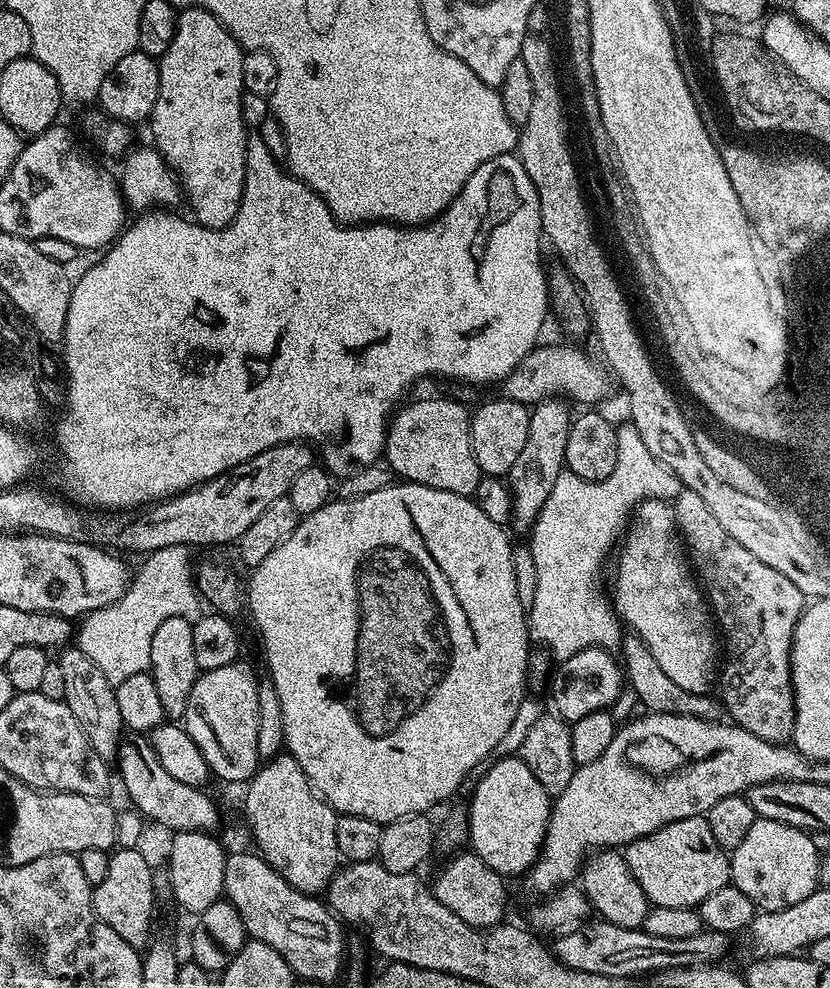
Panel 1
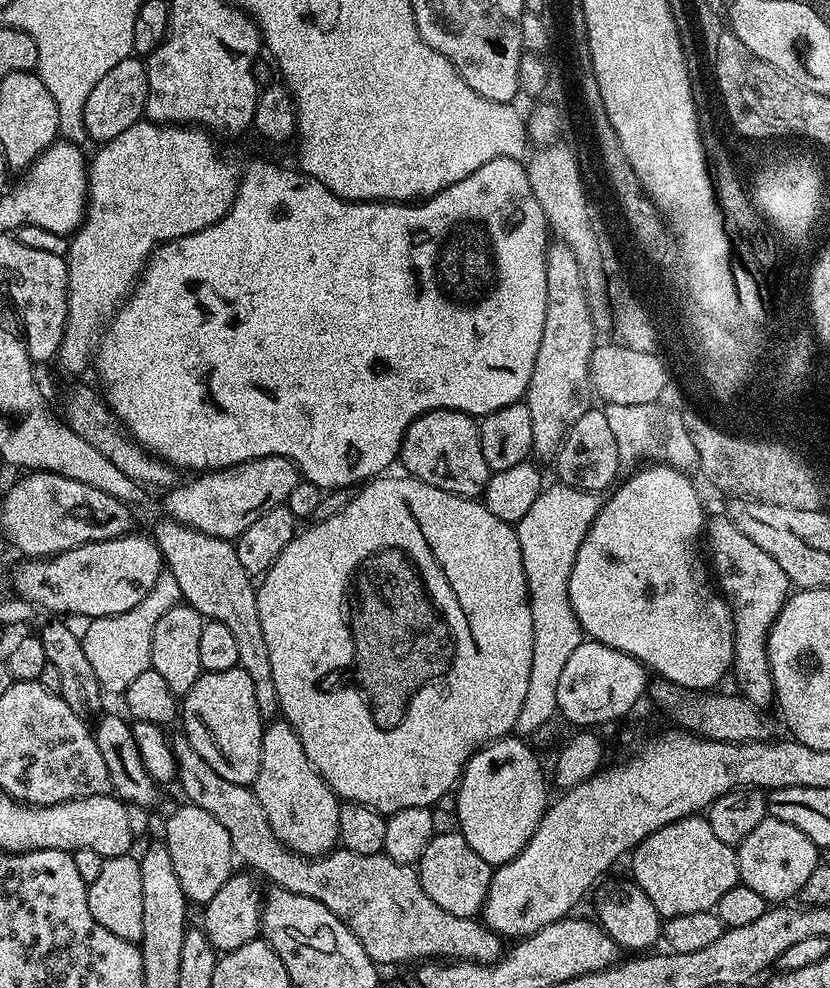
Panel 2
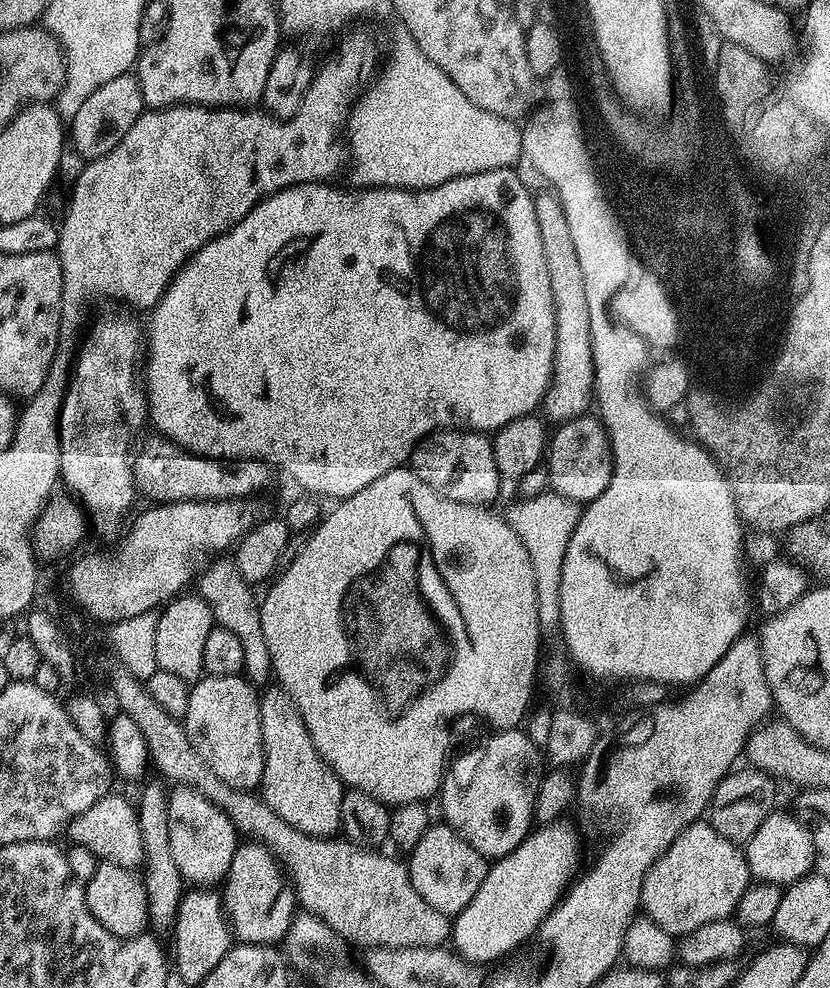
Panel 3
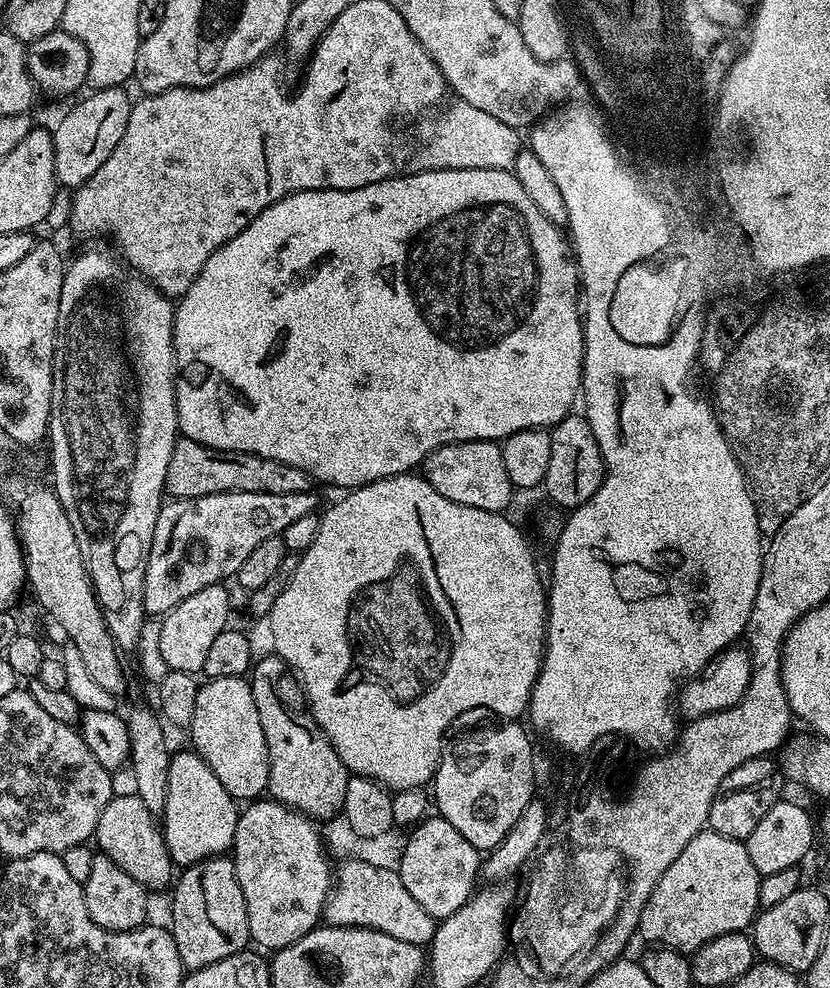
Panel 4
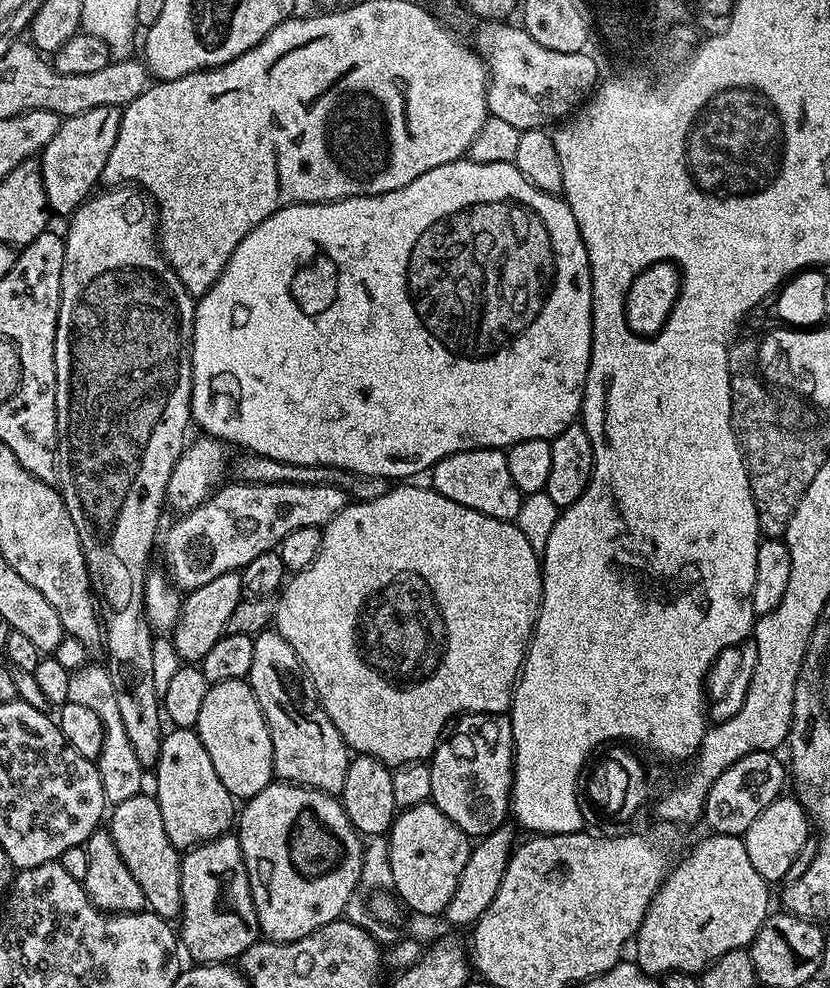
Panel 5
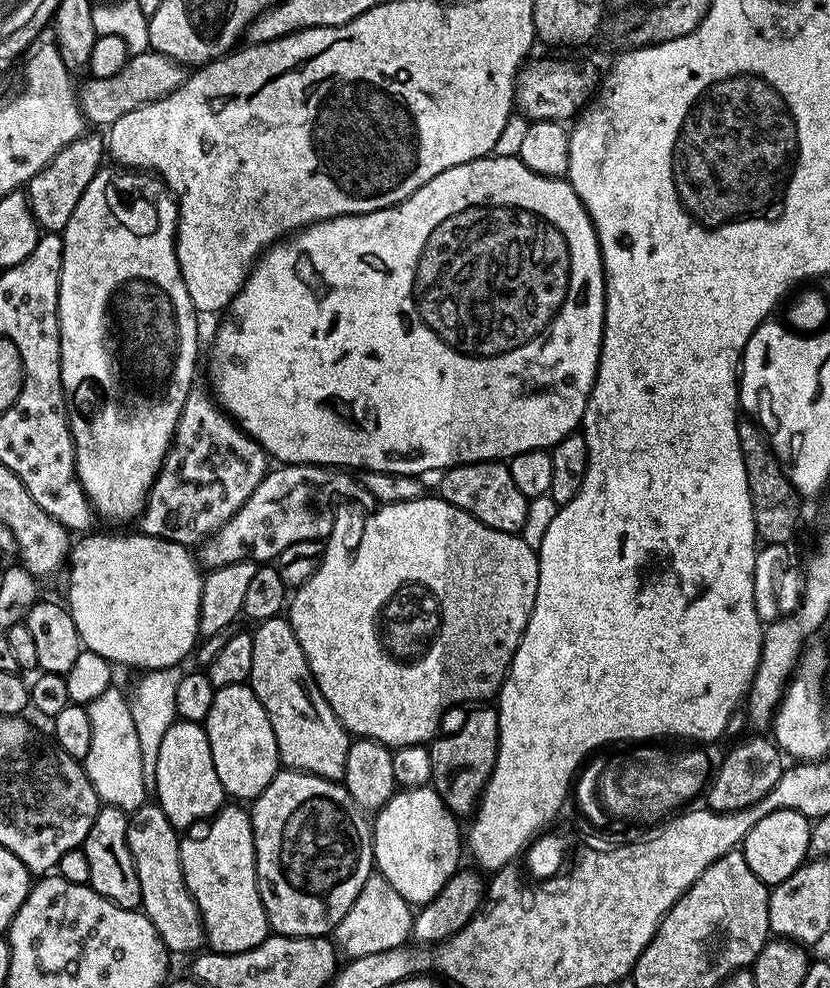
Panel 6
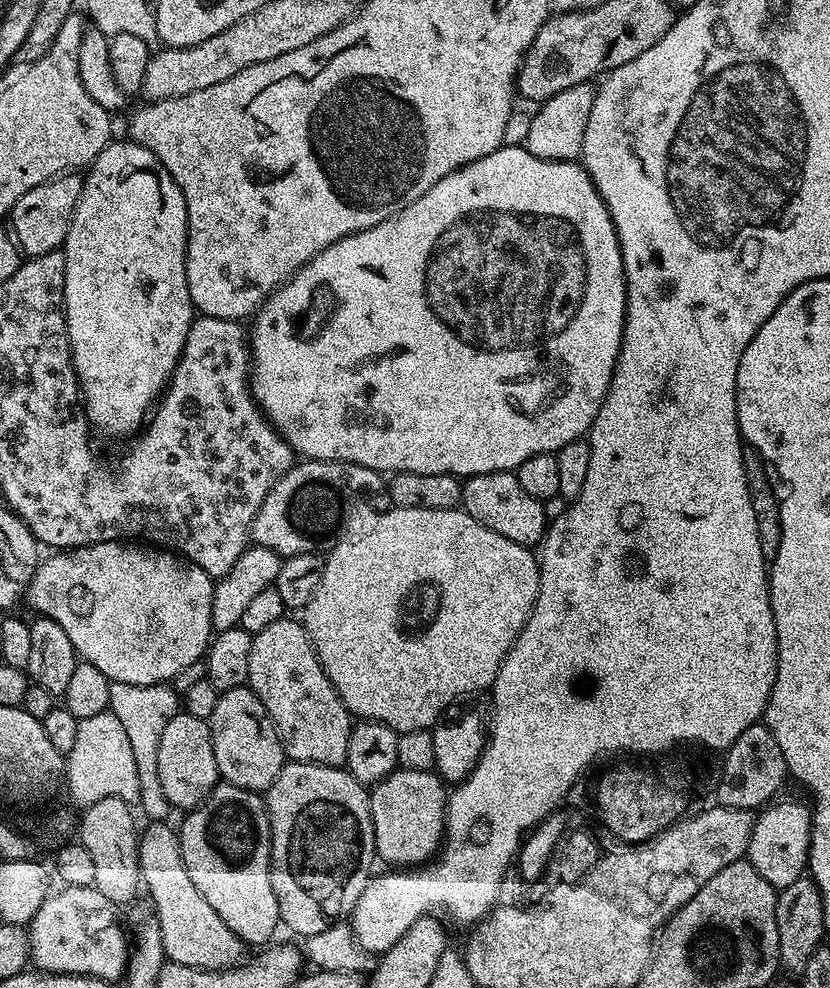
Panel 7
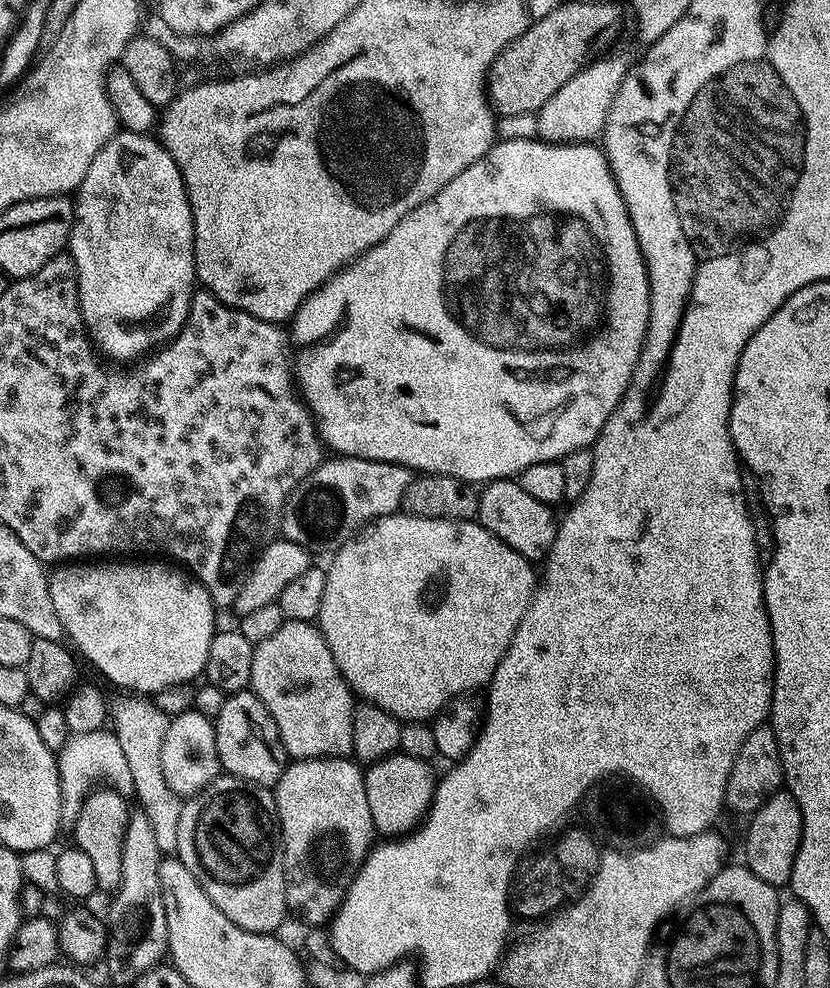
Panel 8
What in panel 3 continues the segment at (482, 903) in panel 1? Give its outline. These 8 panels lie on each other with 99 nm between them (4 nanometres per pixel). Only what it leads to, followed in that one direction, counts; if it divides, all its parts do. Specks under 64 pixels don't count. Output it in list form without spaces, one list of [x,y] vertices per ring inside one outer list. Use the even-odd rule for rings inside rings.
[[[433,823],[422,834],[418,846],[414,846],[406,856],[410,882],[434,910],[443,916],[454,918],[466,906],[470,906],[470,898],[478,894],[478,886],[482,886],[482,878],[486,878],[490,867],[489,861],[466,838],[458,835],[447,823]]]

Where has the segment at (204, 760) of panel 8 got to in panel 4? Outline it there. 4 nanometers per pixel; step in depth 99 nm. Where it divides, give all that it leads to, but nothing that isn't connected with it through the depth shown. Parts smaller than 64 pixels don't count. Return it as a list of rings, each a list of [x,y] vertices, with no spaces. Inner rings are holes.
[[[195,750],[176,752],[170,762],[170,782],[166,786],[166,806],[162,813],[162,831],[166,850],[173,865],[187,866],[208,860],[212,856],[223,856],[231,849],[238,826],[237,801],[214,778],[214,770]]]

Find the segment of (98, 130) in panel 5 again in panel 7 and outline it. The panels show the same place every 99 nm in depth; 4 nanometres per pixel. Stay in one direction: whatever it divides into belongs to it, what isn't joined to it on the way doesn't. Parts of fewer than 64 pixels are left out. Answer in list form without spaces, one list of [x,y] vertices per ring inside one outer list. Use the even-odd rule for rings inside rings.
[[[61,174],[42,182],[42,186],[34,186],[34,190],[26,190],[26,194],[18,198],[10,213],[10,231],[25,257],[50,254],[63,245],[83,189],[84,182],[79,175]]]

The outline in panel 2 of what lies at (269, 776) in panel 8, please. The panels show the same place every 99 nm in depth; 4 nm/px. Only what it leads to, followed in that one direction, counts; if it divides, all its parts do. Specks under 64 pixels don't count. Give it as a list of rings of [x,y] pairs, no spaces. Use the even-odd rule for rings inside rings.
[[[239,666],[217,672],[201,671],[198,682],[182,697],[182,732],[190,746],[230,782],[255,785],[260,765],[260,751],[265,721],[261,719],[254,698],[250,675]]]

